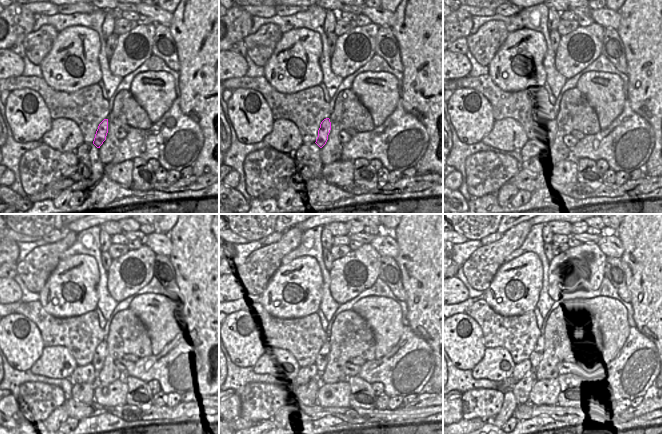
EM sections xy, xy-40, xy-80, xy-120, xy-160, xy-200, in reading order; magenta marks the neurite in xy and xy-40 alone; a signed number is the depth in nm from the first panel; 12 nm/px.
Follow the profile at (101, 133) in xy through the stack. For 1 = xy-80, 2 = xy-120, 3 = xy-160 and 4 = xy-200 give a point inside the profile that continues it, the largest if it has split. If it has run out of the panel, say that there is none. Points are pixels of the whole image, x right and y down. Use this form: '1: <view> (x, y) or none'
1: xy-80 (548, 129)
2: xy-120 (97, 362)
3: xy-160 (321, 361)
4: xy-200 (548, 332)

